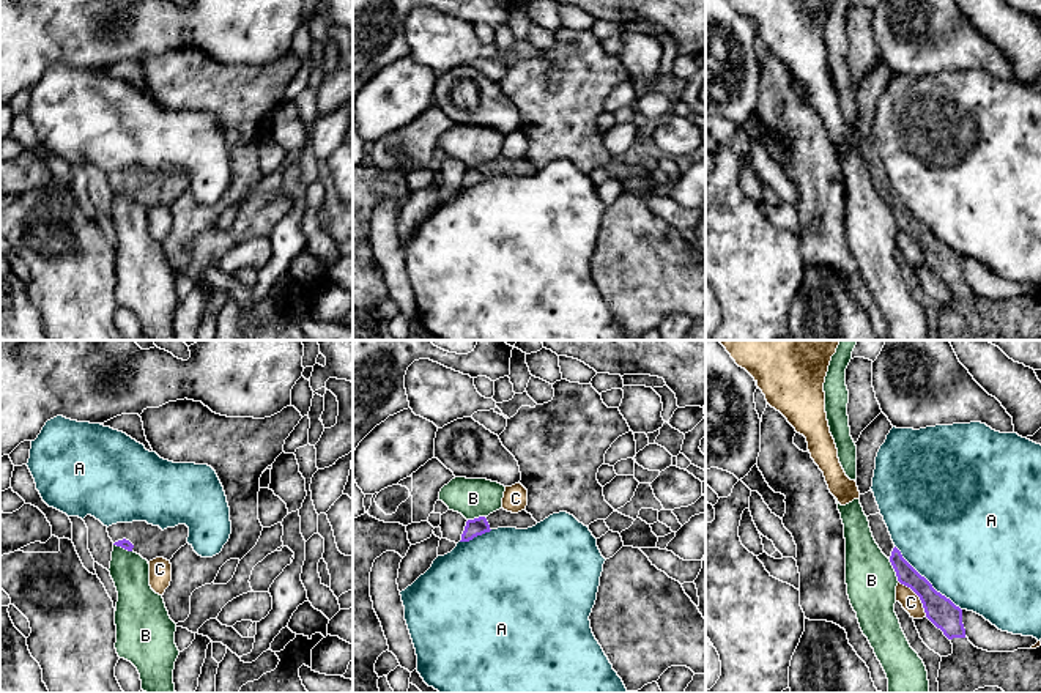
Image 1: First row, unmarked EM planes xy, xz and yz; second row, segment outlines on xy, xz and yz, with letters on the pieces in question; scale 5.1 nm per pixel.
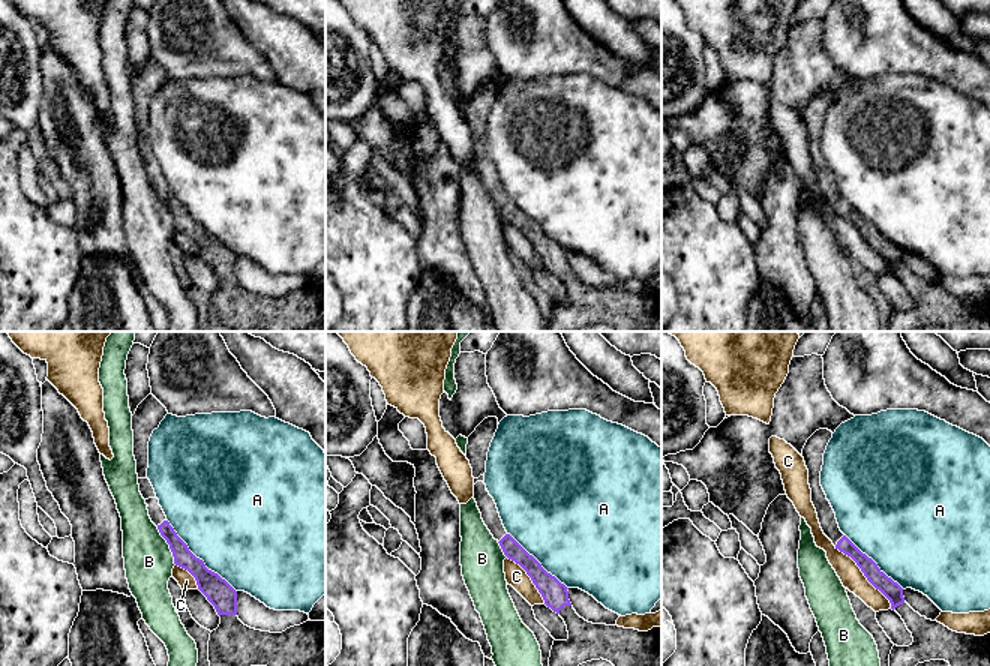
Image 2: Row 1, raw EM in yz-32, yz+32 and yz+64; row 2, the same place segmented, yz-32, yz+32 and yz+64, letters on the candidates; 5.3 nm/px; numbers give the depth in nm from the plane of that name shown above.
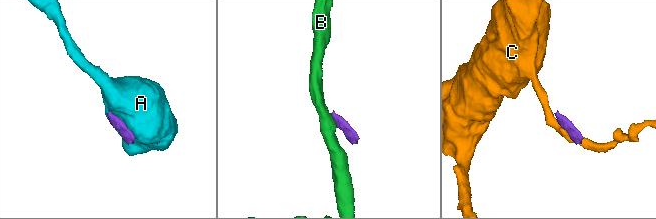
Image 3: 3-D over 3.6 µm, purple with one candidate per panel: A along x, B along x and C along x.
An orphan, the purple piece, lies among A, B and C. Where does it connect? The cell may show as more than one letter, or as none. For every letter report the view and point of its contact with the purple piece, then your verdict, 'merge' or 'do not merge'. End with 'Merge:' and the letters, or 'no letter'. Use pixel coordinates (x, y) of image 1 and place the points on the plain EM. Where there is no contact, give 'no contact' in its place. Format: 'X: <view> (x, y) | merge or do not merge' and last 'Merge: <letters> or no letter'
A: yz (926, 227) | do not merge
B: yz (895, 218) | do not merge
C: yz (918, 243) | do not merge
Merge: no letter

